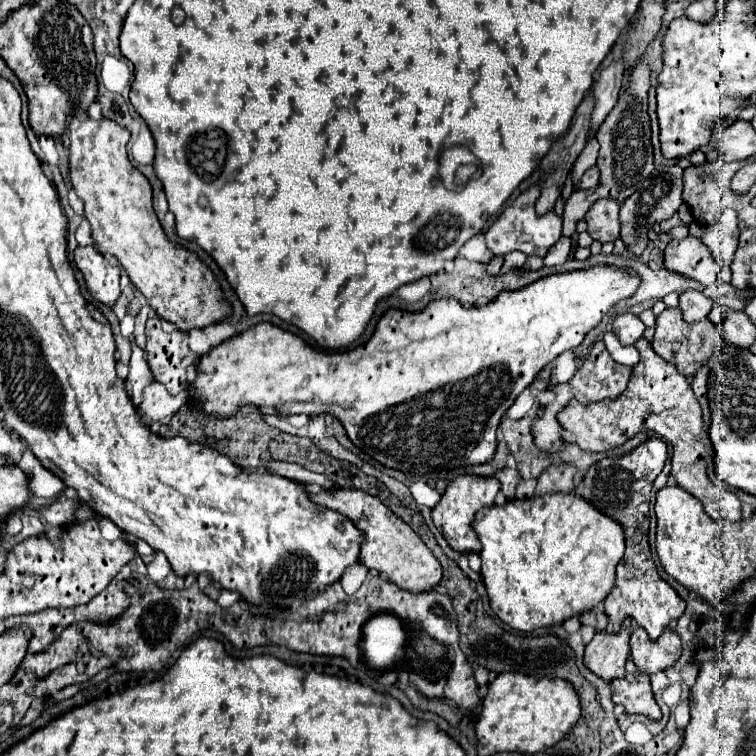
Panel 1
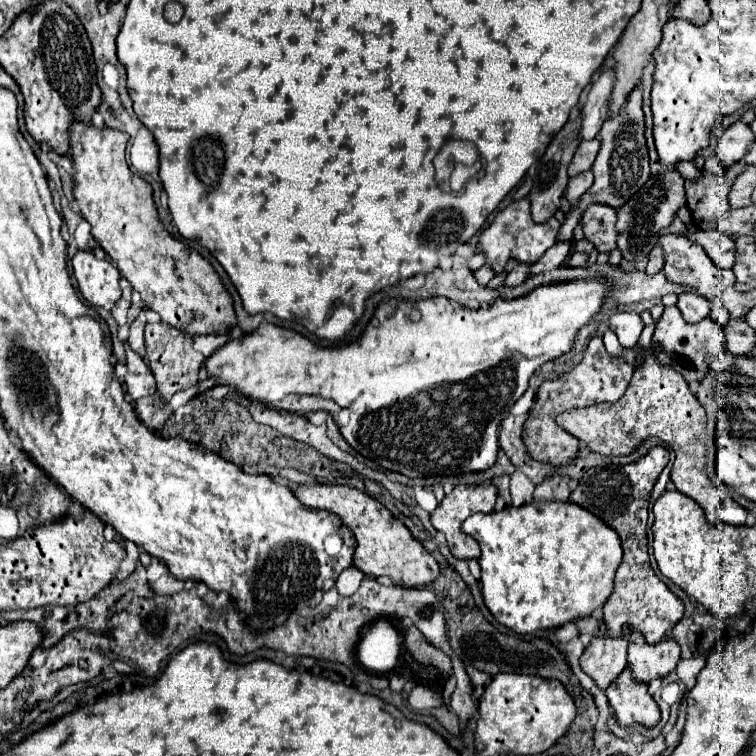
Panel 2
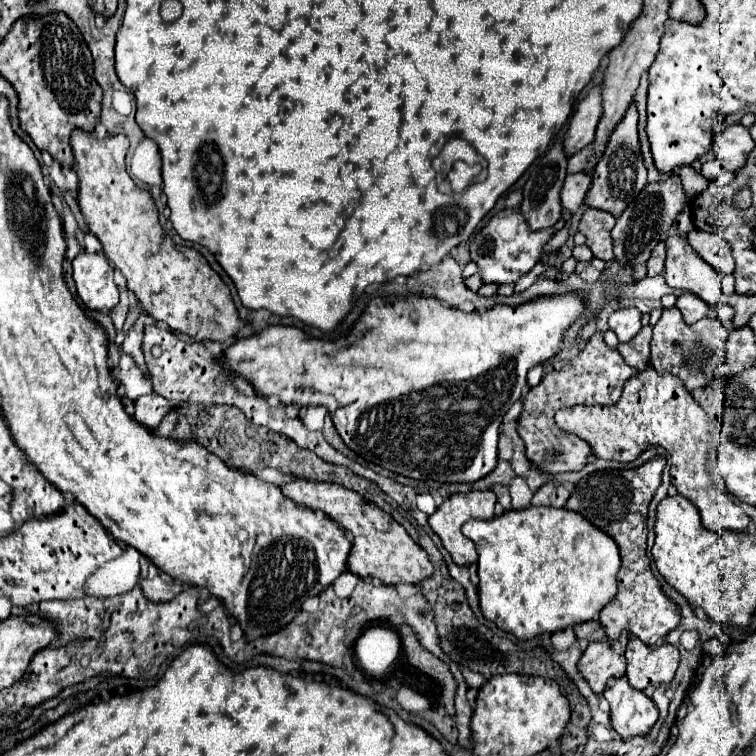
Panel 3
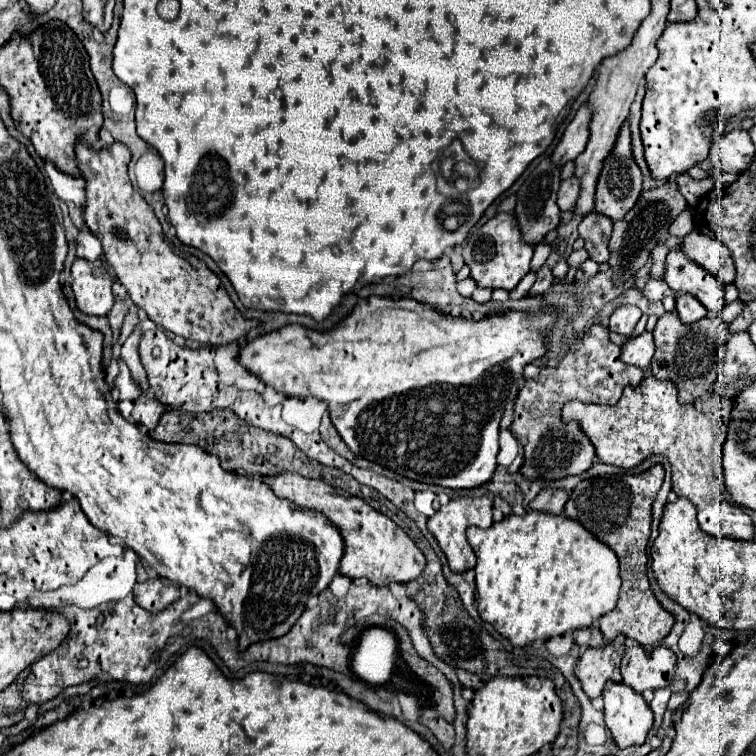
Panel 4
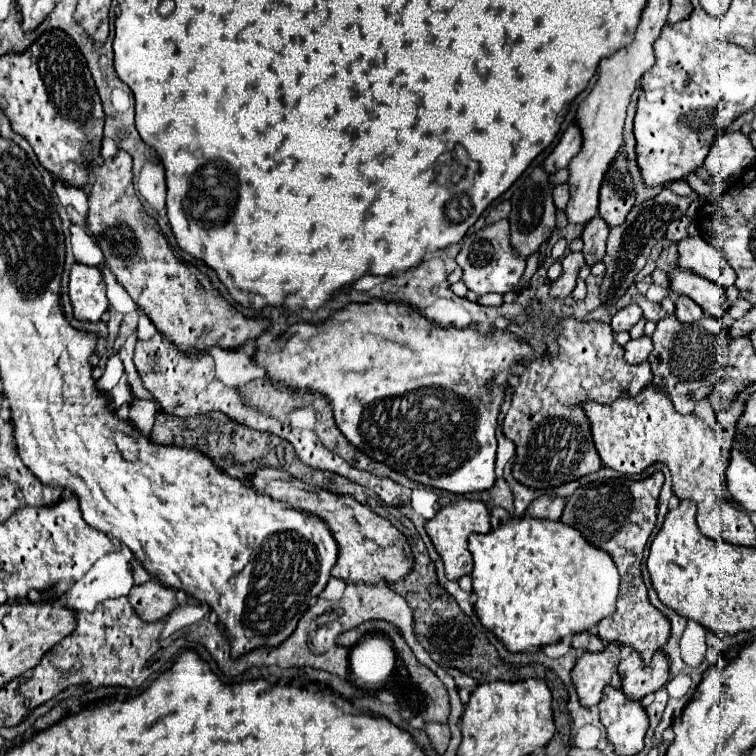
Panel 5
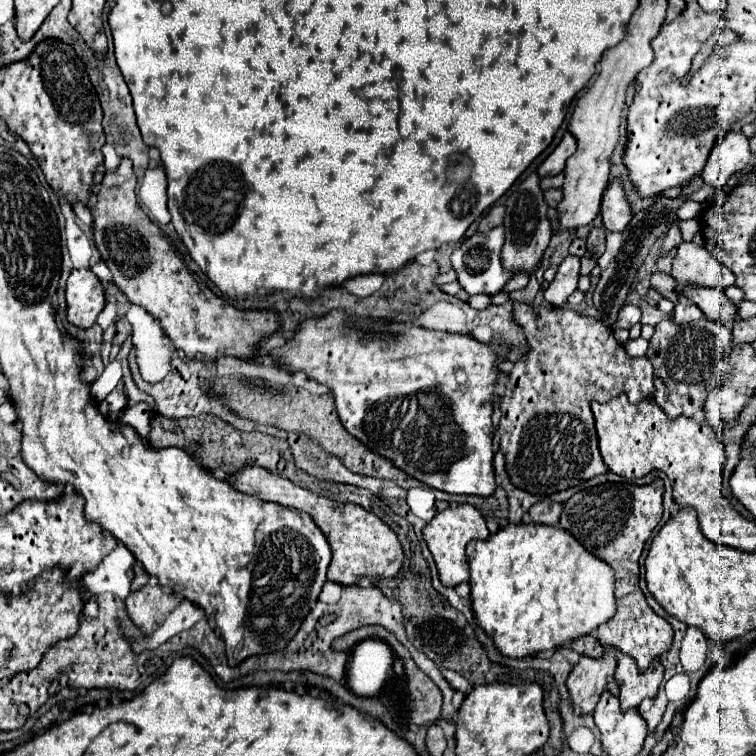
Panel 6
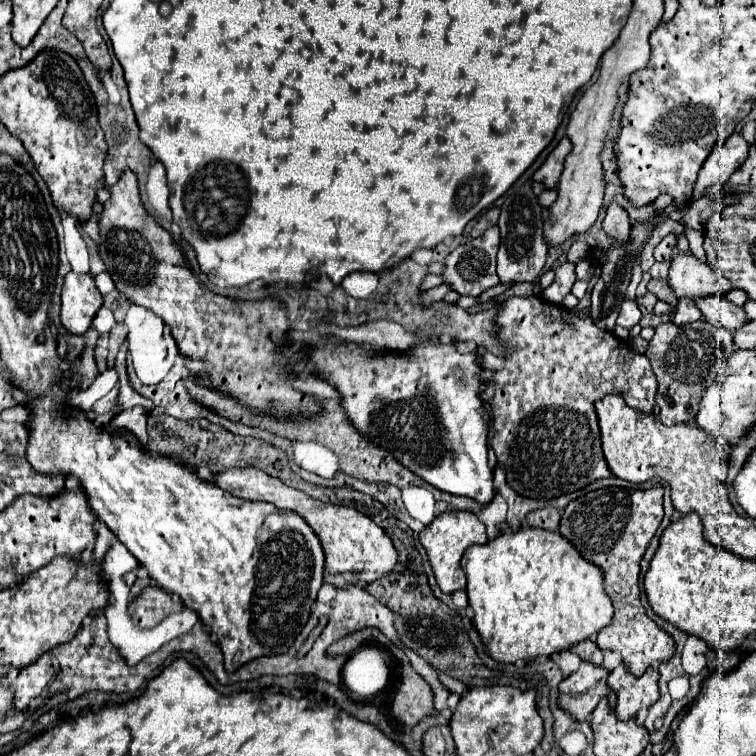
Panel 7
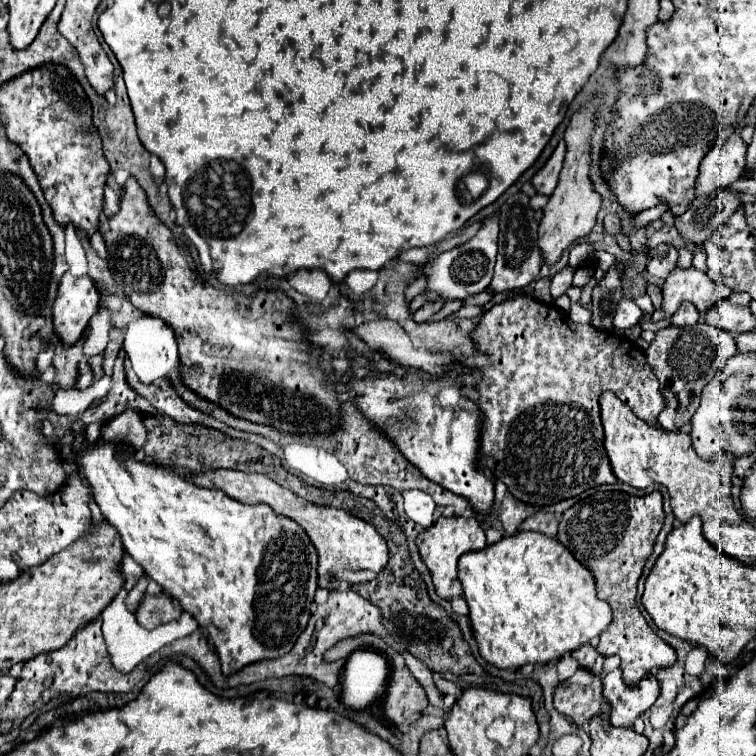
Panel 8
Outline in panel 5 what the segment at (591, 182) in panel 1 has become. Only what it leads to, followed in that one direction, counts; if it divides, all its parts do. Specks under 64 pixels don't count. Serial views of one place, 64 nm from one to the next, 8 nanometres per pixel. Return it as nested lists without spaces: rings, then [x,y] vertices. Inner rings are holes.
[[[558,184],[552,194],[554,194],[556,208],[564,210],[568,206],[568,200],[570,200],[570,184]]]

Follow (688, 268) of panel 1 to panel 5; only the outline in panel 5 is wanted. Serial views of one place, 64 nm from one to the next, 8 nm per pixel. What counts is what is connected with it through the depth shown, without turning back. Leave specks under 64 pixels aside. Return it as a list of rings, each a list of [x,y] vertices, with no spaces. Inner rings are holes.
[[[674,264],[672,272],[668,276],[670,276],[670,290],[672,292],[690,296],[708,316],[714,316],[720,320],[726,316],[726,310],[730,304],[726,300],[724,290],[716,282],[712,282],[704,276],[698,276],[692,270],[680,268],[678,264]]]

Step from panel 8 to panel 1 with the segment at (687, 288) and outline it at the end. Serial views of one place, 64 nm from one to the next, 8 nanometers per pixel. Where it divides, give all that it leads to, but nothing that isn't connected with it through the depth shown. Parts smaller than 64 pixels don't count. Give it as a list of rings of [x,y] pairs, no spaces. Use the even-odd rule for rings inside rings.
[[[726,208],[720,214],[718,222],[706,230],[702,240],[704,240],[704,244],[708,244],[708,248],[712,250],[714,258],[720,264],[730,264],[734,250],[738,246],[738,236],[740,236],[738,212],[732,208]]]

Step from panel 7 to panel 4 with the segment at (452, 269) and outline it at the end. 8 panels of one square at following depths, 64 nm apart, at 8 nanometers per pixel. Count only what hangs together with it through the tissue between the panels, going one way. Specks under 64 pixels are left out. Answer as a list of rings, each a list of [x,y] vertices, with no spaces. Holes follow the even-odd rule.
[[[500,212],[492,220],[488,220],[480,230],[470,232],[464,246],[464,262],[470,266],[470,276],[478,282],[478,286],[512,290],[530,272],[534,248],[536,244],[528,244],[522,238],[522,230],[516,216]]]

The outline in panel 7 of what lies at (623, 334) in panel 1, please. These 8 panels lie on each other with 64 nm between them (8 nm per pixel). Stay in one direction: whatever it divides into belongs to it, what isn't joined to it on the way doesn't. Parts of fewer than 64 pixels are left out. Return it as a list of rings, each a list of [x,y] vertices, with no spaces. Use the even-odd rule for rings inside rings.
[[[624,300],[622,308],[620,308],[620,316],[618,316],[618,326],[622,328],[632,328],[640,322],[640,308],[634,300]]]

